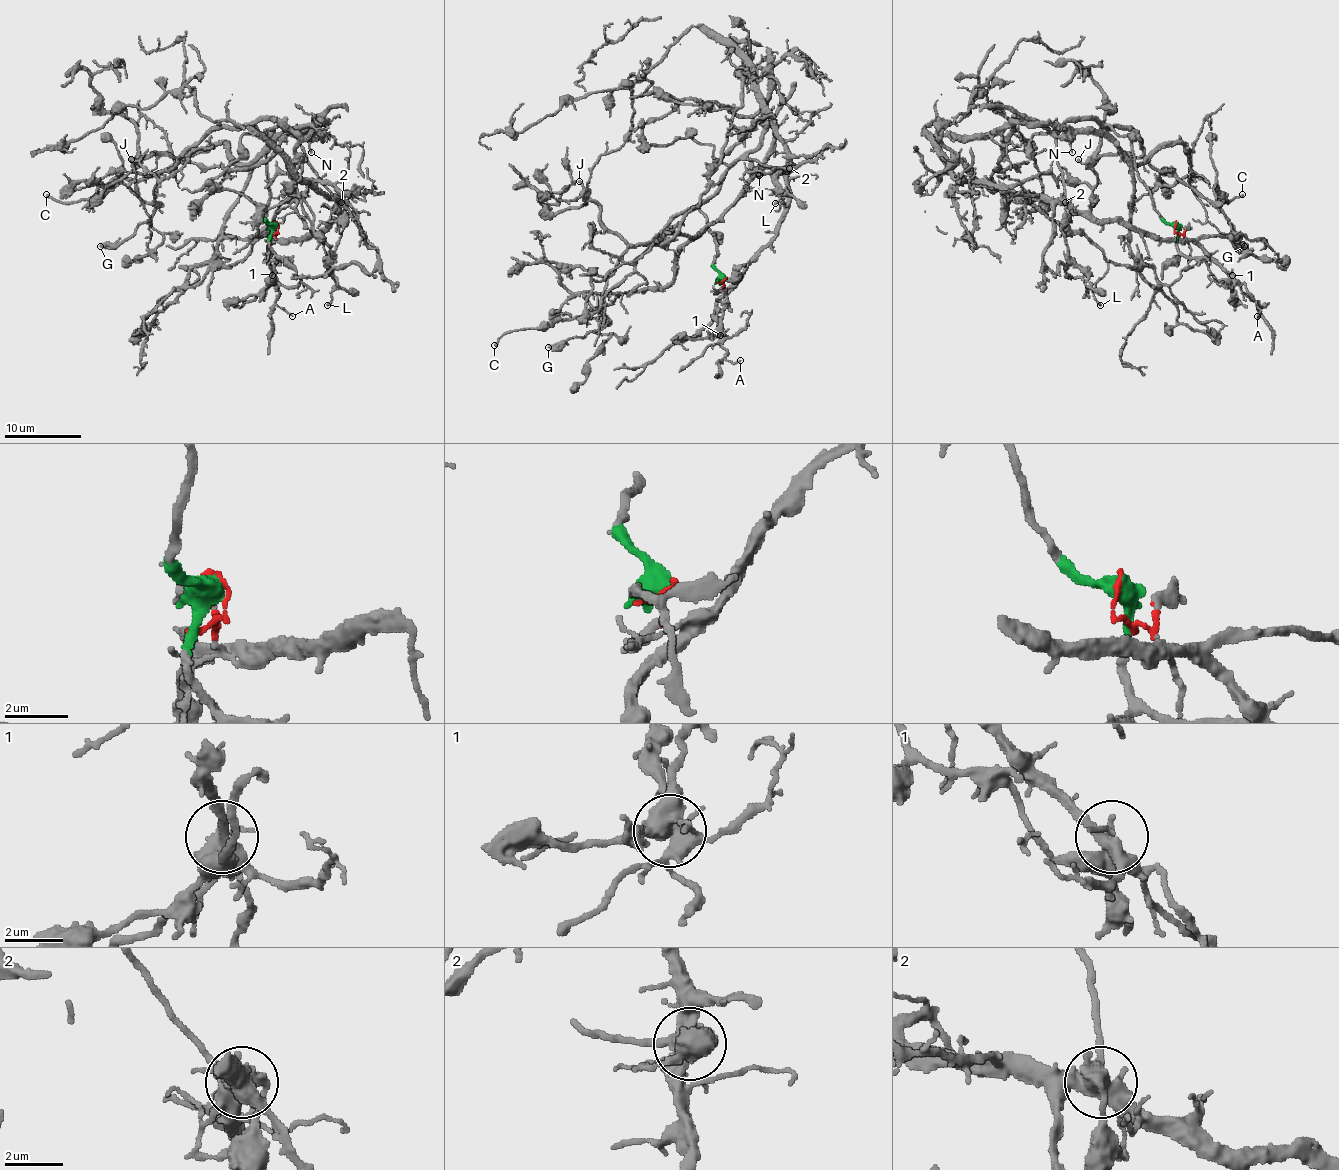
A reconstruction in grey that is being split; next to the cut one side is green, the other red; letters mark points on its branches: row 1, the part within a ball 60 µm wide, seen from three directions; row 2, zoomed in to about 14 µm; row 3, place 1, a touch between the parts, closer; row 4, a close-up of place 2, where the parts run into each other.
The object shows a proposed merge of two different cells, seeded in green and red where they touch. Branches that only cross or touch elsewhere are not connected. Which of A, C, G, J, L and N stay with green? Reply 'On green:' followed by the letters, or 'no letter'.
On green: C, G, J, L, N

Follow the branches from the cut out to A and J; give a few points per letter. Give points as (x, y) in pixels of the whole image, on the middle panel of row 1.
A: (725, 278), (723, 296), (718, 301), (720, 345), (727, 353), (723, 357), (727, 361), (741, 361)
J: (725, 278), (700, 212), (687, 208), (647, 244), (628, 246), (601, 223), (601, 210), (578, 181)

